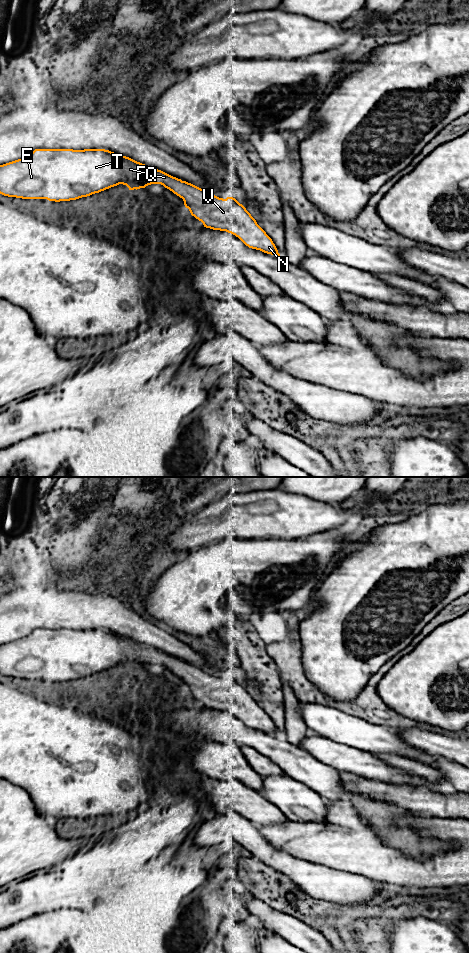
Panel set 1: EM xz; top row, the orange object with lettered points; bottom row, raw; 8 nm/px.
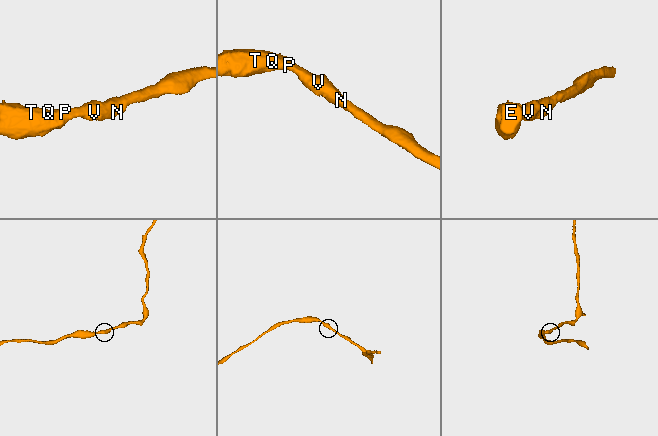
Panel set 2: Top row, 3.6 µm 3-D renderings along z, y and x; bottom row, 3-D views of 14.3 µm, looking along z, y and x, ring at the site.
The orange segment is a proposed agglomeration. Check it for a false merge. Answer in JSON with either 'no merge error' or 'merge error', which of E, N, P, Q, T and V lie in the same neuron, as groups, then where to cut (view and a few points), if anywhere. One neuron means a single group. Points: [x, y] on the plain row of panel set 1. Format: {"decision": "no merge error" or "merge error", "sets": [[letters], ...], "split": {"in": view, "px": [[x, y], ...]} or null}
{"decision": "no merge error", "sets": [["E", "N", "P", "Q", "T", "V"]], "split": null}

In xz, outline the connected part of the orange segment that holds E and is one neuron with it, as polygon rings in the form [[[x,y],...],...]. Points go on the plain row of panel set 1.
[[[35,629],[27,637],[0,645],[0,674],[8,677],[70,681],[119,664],[126,665],[129,670],[161,664],[182,678],[191,695],[201,701],[204,707],[226,711],[238,717],[249,728],[280,736],[272,719],[235,678],[219,678],[191,663],[109,630]]]

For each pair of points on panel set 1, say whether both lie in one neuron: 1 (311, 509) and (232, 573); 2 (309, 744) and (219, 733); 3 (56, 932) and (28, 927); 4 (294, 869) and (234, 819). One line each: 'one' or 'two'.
1: two
2: two
3: one
4: one

